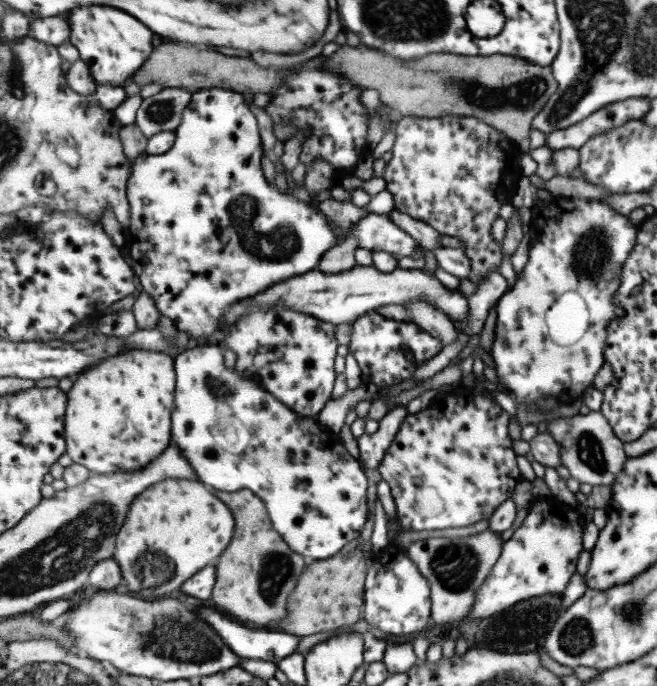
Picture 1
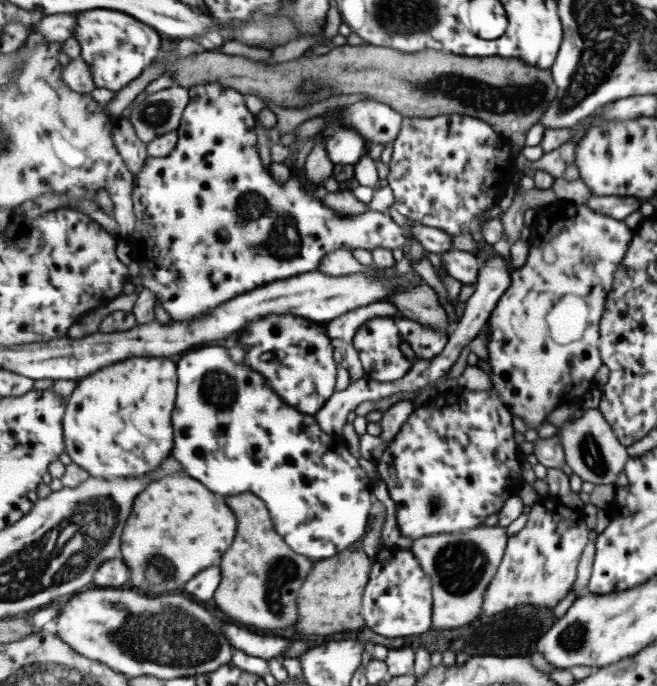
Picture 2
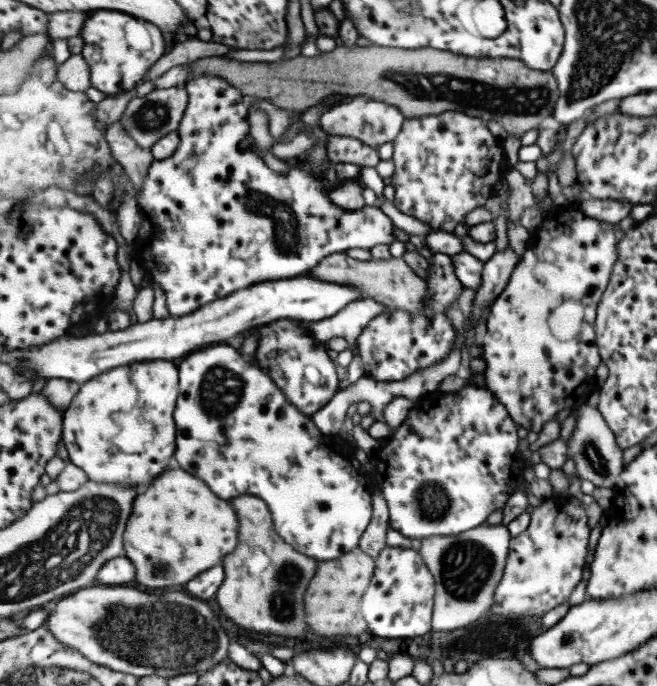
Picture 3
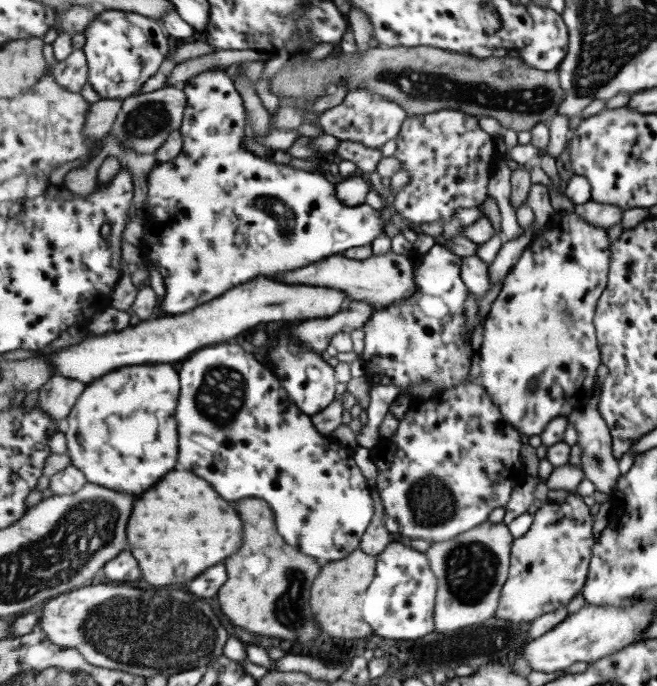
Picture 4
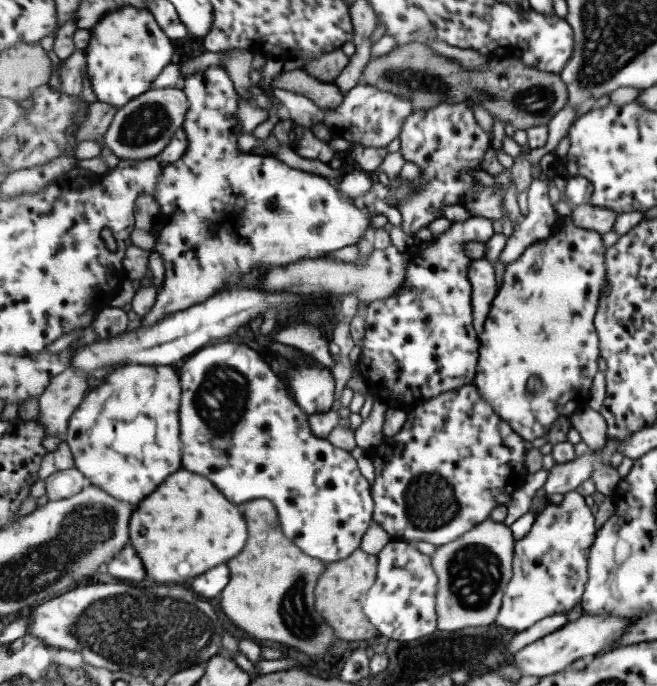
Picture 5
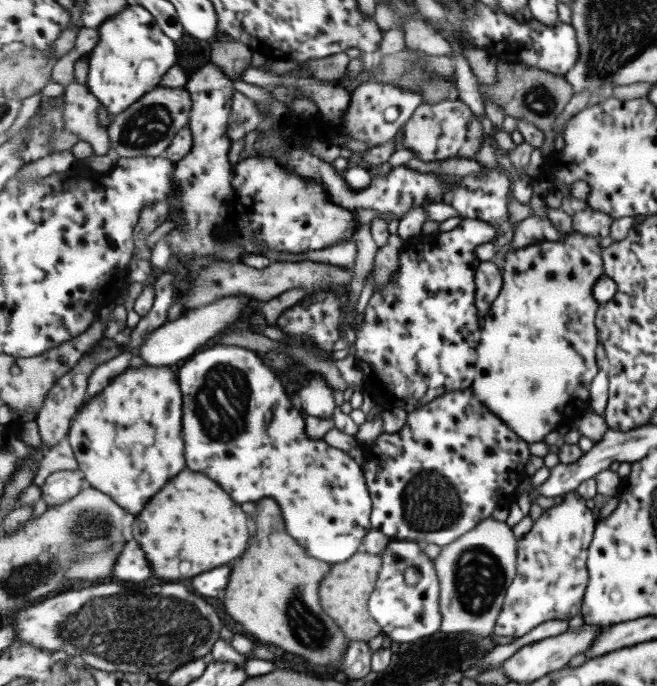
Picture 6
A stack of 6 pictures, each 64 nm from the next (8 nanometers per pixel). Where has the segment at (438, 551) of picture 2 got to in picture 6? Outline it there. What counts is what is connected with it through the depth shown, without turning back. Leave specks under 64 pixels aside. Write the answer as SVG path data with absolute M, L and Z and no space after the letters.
M491 517L481 521L475 529L459 537L451 545L441 548L438 557L434 560L441 584L441 613L443 613L441 631L459 634L469 632L469 634L479 634L485 637L495 633L509 586L517 577L518 544L519 540L515 538L508 523Z

